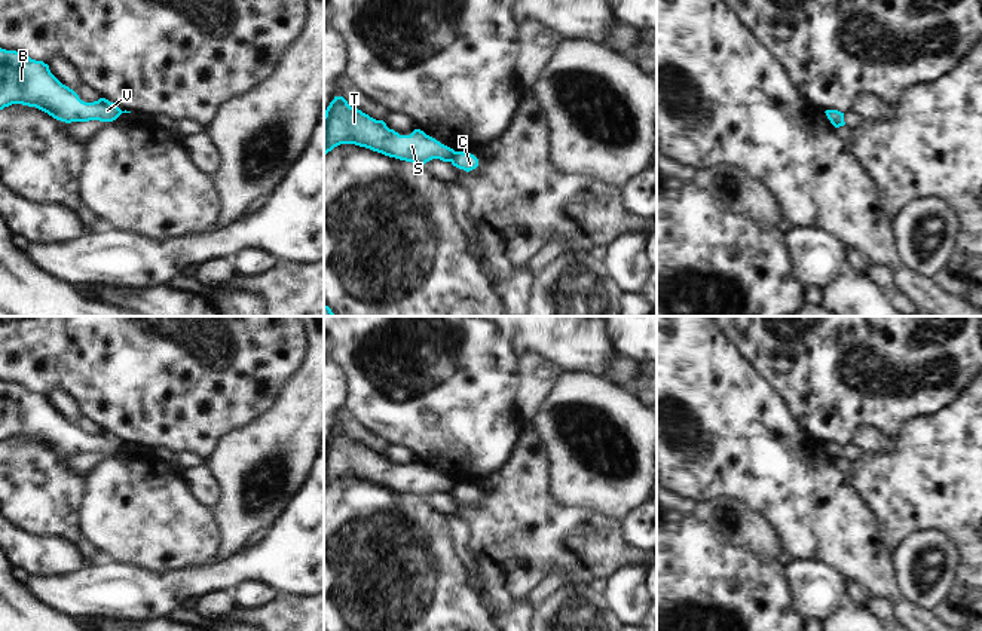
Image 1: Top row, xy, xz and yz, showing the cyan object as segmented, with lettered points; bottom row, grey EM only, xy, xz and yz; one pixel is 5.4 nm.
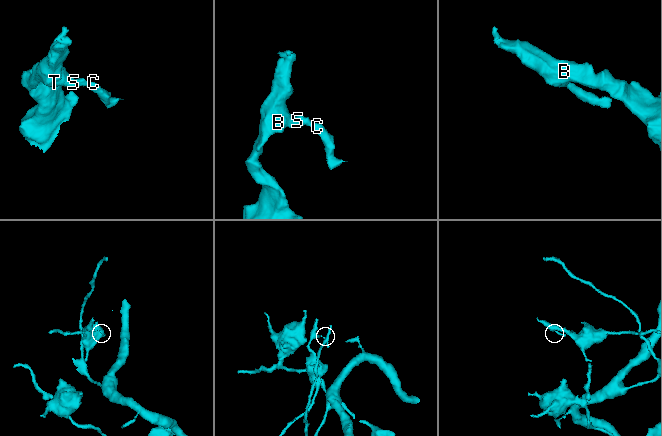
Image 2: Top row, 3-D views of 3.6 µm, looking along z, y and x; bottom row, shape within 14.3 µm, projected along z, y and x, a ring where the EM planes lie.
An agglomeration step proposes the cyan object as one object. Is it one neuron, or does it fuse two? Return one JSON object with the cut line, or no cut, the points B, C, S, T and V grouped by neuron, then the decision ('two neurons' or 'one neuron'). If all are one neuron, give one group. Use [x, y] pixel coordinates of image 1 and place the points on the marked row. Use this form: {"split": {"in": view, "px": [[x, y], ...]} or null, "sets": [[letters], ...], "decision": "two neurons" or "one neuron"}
{"split": {"in": "xz", "px": [[456, 152], [450, 161]]}, "sets": [["B", "S", "T", "V"], ["C"]], "decision": "two neurons"}

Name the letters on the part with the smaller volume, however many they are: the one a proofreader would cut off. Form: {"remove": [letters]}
{"remove": ["C"]}

